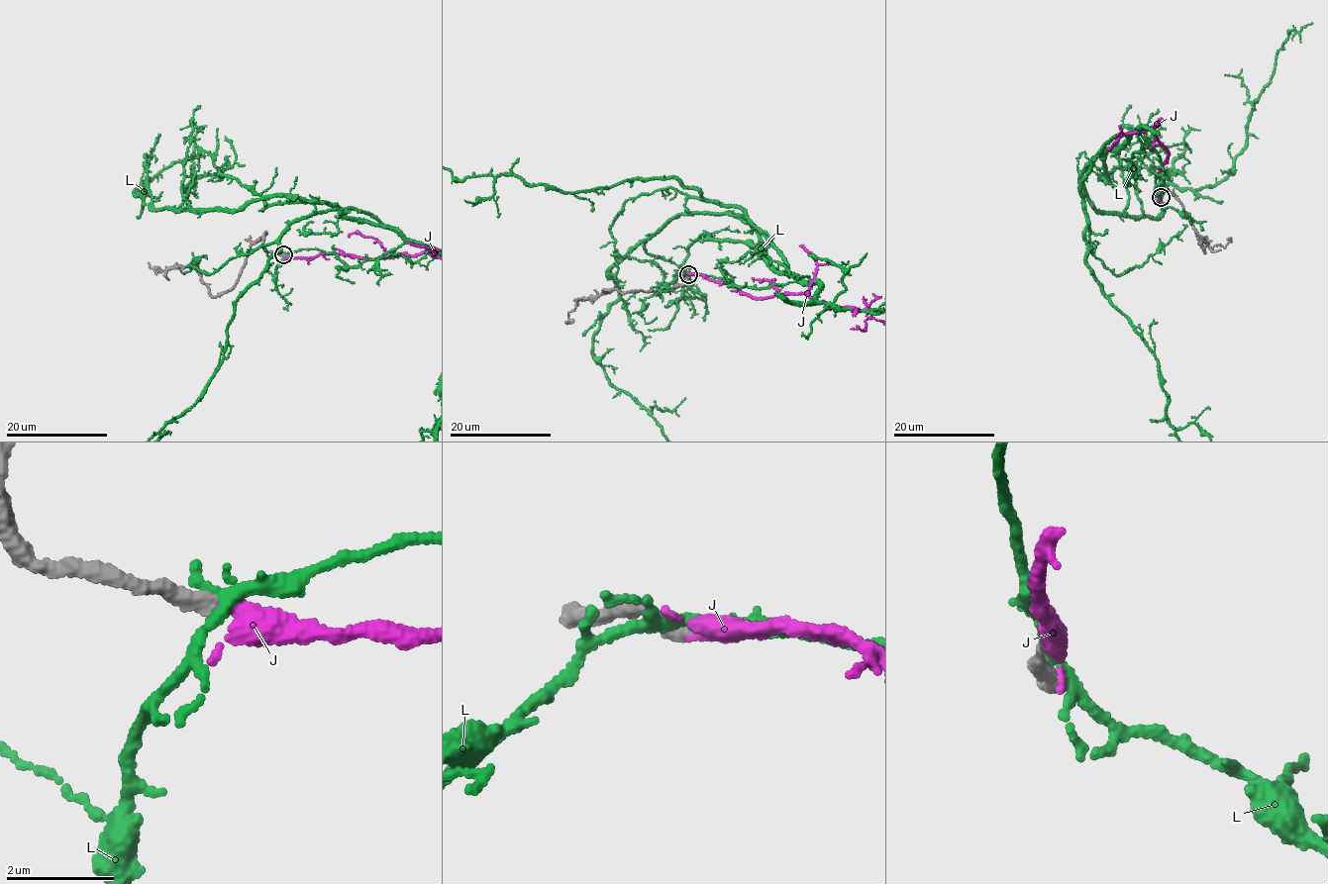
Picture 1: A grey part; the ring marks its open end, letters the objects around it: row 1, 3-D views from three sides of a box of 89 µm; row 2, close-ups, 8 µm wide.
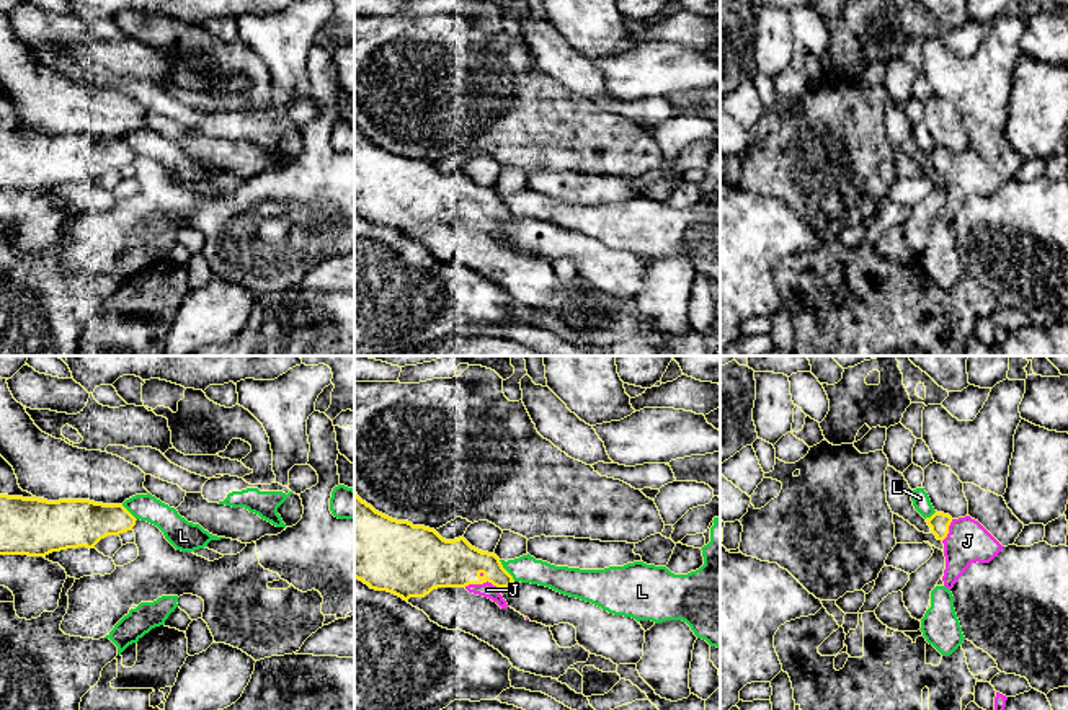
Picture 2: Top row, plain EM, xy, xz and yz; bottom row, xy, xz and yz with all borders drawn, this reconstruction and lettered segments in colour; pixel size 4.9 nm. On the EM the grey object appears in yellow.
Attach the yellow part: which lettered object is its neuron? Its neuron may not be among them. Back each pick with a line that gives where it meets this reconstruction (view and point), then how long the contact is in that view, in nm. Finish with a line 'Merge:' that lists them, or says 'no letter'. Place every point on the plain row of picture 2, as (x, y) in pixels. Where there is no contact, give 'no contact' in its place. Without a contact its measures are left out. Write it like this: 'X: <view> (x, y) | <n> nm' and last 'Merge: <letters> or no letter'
J: xz (480, 217) | 170 nm
Merge: J

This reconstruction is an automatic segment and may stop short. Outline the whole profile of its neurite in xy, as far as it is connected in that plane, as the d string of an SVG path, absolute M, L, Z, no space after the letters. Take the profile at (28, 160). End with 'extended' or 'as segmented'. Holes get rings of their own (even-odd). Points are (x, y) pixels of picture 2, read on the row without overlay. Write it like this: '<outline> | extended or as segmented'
M0 129L0 189L95 183L108 170L132 165L136 155L122 139Z | as segmented

